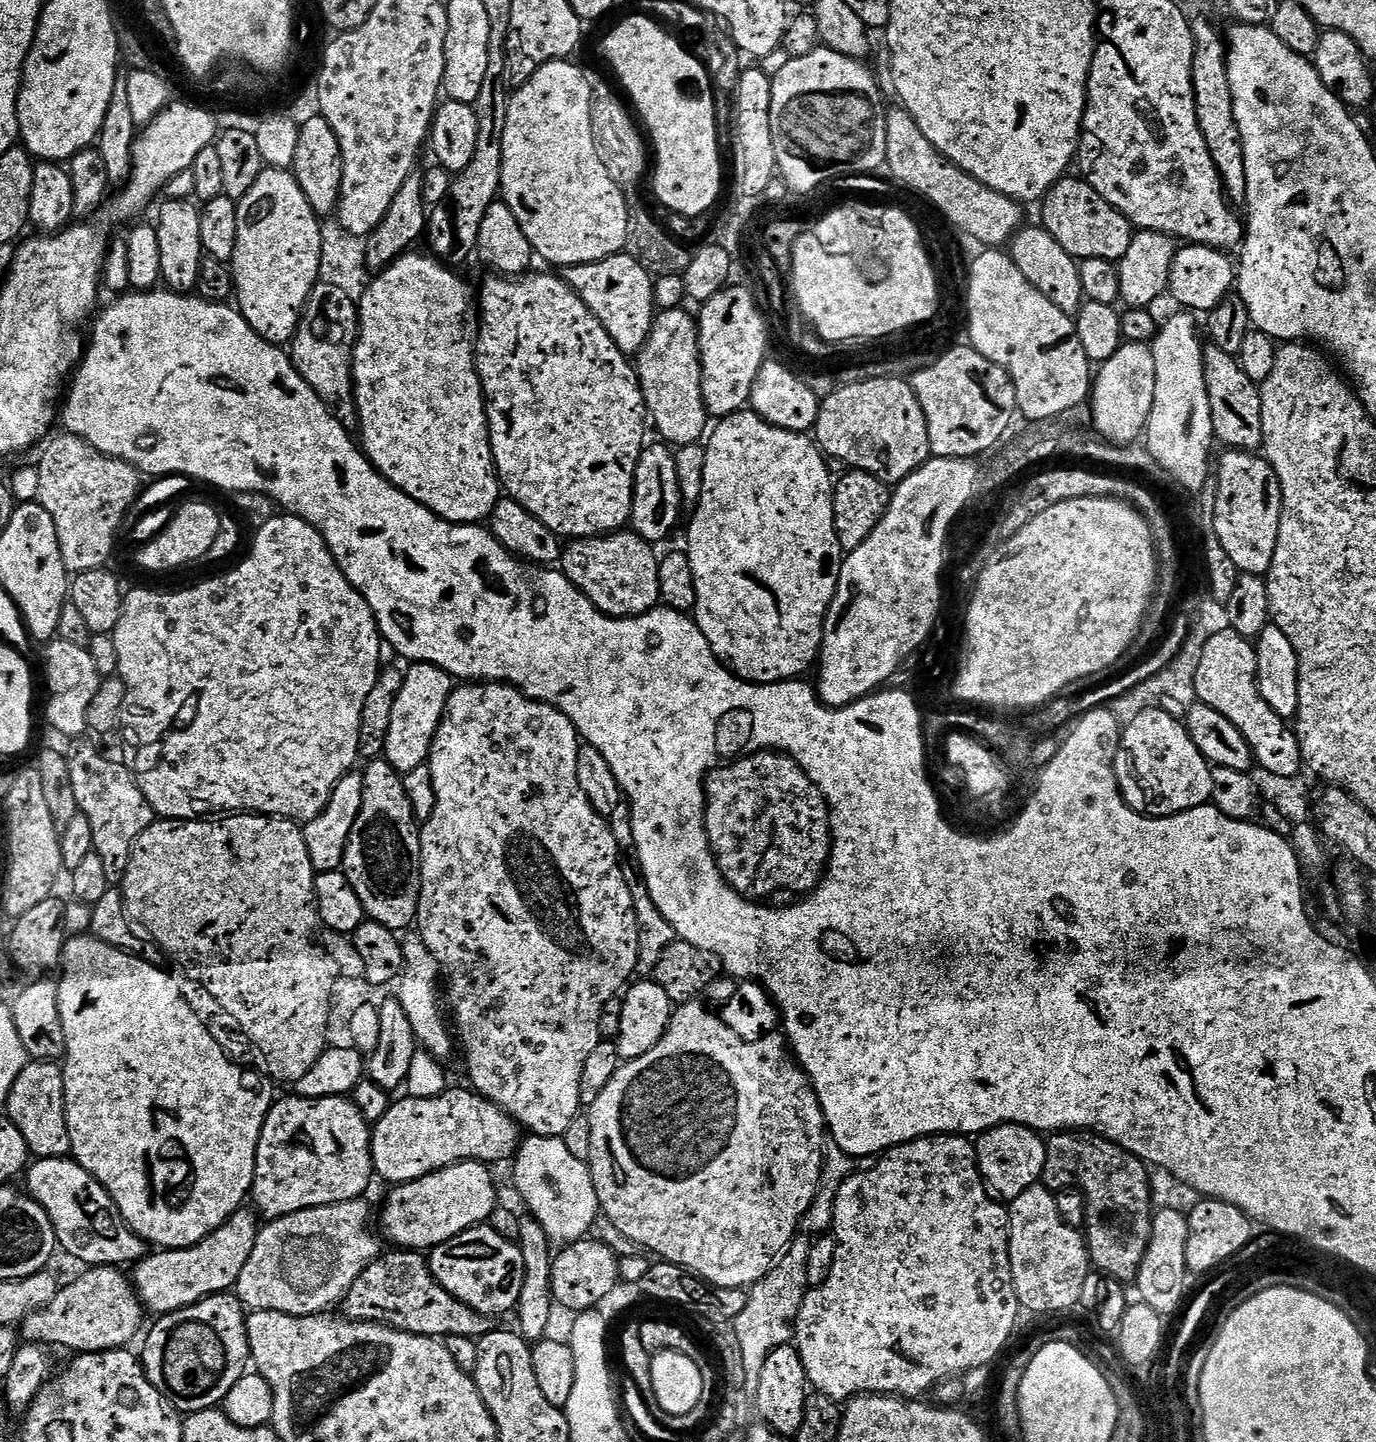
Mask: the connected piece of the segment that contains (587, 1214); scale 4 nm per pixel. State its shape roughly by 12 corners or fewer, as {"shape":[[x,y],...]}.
{"shape":[[529,1135],[516,1188],[553,1245],[601,1215],[592,1170],[561,1137]]}

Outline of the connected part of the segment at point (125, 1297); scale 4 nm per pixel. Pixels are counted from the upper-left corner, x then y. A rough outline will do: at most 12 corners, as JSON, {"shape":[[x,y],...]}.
{"shape":[[92,1266],[22,1321],[72,1354],[127,1349],[145,1327],[133,1281]]}

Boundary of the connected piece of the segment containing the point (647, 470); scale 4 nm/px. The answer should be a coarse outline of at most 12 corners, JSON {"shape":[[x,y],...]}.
{"shape":[[649,443],[638,458],[630,521],[653,546],[684,506],[676,453]]}

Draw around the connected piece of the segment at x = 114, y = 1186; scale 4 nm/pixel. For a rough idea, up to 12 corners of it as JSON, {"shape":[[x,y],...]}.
{"shape":[[64,945],[71,1159],[141,1240],[241,1211],[271,1079],[168,972]]}

